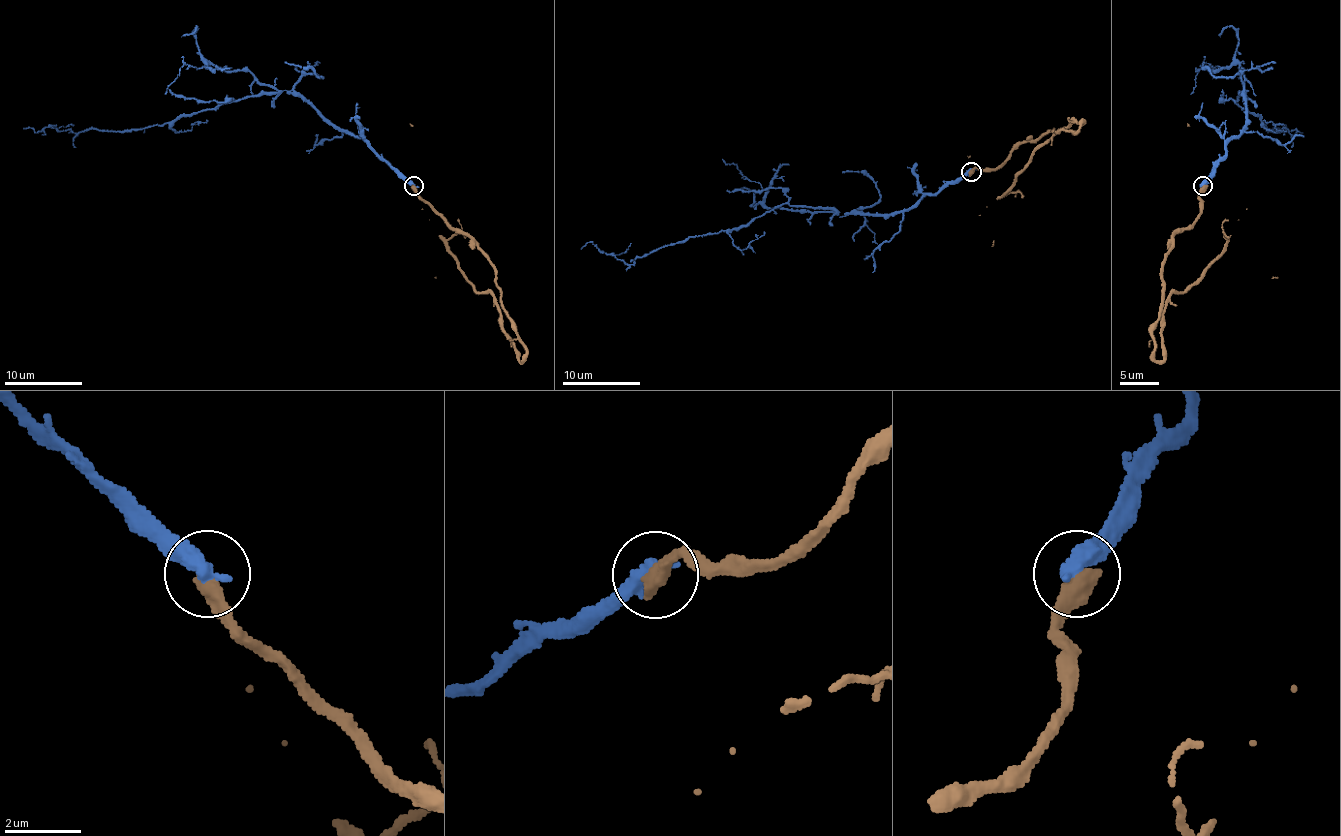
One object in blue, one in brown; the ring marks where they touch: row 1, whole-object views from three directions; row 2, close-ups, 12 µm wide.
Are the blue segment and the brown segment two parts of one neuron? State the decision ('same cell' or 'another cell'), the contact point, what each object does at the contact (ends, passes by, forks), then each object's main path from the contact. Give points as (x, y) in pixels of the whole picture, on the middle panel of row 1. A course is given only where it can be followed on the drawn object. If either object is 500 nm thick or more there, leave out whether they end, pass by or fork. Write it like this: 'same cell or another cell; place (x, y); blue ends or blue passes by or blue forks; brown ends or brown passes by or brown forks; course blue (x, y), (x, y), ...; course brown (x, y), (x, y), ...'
another cell; place (971, 171); course blue (971, 171), (894, 213), (842, 215), (780, 204), (745, 225), (671, 242), (631, 264), (590, 242), (580, 248); course brown (971, 171), (997, 169), (1020, 144), (1033, 142), (1047, 132), (1059, 130), (1035, 151), (1004, 194), (991, 246)

